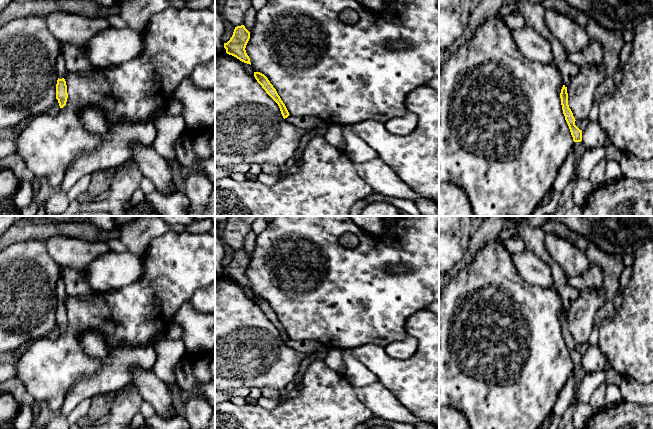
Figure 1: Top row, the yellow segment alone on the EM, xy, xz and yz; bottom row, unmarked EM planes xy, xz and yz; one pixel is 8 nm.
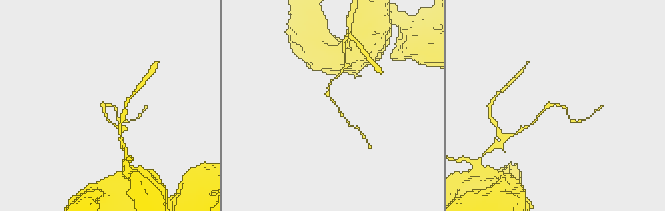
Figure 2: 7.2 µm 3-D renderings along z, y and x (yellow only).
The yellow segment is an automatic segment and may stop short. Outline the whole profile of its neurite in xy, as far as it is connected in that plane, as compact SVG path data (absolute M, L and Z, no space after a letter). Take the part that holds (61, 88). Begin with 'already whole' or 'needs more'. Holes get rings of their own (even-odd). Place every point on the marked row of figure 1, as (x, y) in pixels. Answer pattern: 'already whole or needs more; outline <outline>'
already whole; outline M64 78L57 80L56 84L56 99L58 100L60 108L66 105L68 98L67 85Z

